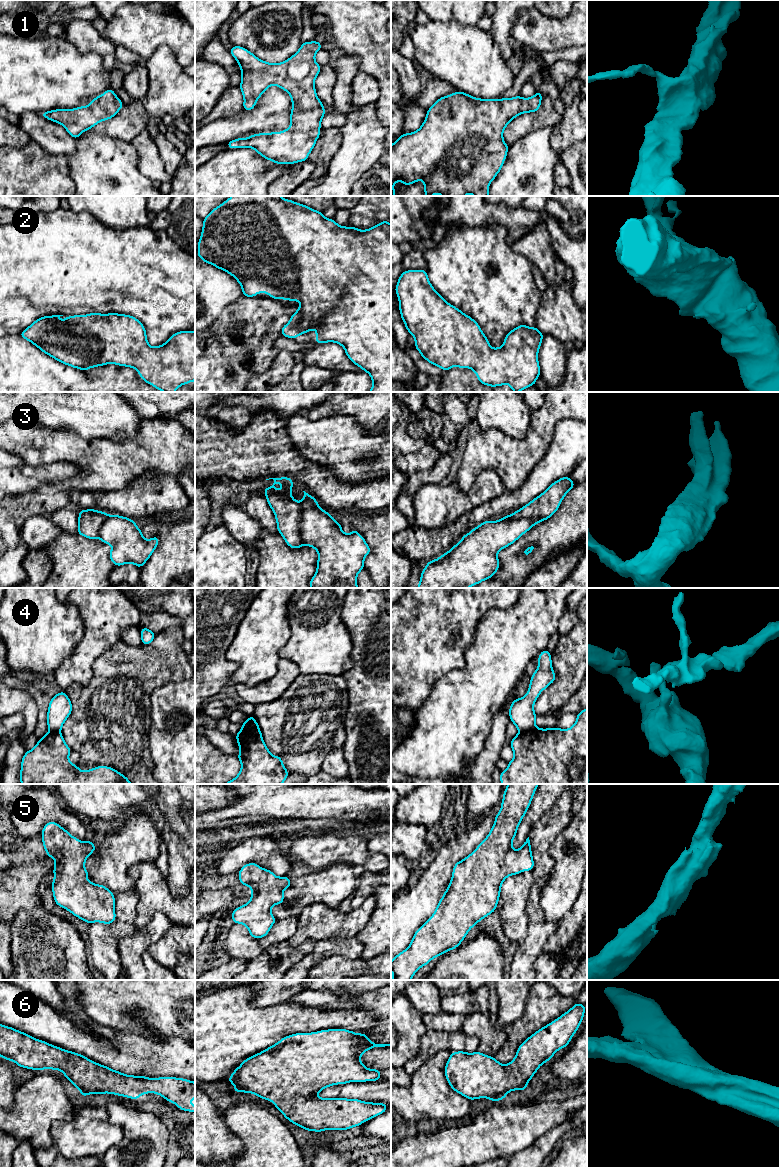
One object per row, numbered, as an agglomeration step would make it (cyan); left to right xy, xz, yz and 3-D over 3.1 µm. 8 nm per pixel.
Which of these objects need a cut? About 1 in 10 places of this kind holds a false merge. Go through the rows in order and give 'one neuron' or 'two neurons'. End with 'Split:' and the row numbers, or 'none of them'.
1: one neuron
2: one neuron
3: one neuron
4: two neurons
5: one neuron
6: one neuron
Split: 4

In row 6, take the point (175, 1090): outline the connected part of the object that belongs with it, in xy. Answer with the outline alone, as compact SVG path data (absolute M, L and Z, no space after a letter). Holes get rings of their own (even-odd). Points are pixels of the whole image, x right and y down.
M2 1024L0 1056L27 1069L57 1069L83 1097L109 1093L138 1100L142 1094L155 1093L176 1104L180 1110L195 1112L195 1105L189 1104L195 1098L193 1081L176 1077L126 1075Z

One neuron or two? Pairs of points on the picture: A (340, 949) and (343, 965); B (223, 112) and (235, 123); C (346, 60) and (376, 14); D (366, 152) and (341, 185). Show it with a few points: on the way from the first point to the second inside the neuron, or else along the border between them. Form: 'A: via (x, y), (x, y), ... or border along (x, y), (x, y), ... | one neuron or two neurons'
A: border along (359, 957), (344, 958), (331, 954), (319, 962) | two neurons
B: border along (242, 107), (229, 116), (217, 118), (206, 123) | two neurons
C: border along (345, 53), (355, 55), (358, 58), (359, 70) | two neurons
D: via (358, 160), (341, 177) | one neuron

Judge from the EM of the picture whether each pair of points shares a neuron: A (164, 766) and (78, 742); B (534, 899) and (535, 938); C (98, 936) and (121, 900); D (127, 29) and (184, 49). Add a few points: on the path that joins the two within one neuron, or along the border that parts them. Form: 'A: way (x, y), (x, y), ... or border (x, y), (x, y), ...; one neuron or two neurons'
A: border (148, 740), (150, 755), (154, 765), (153, 773); two neurons
B: way (534, 909), (535, 928); one neuron
C: way (109, 932), (121, 920), (121, 911); one neuron
D: way (141, 29), (164, 29), (170, 35); one neuron

